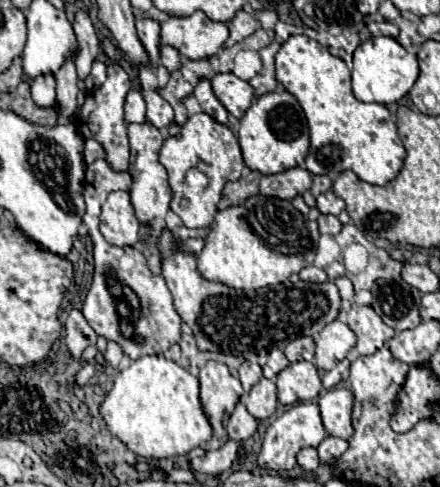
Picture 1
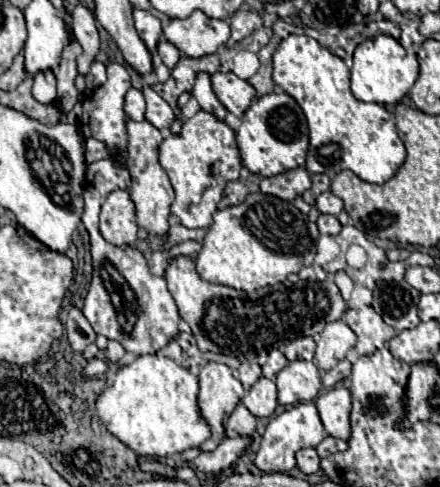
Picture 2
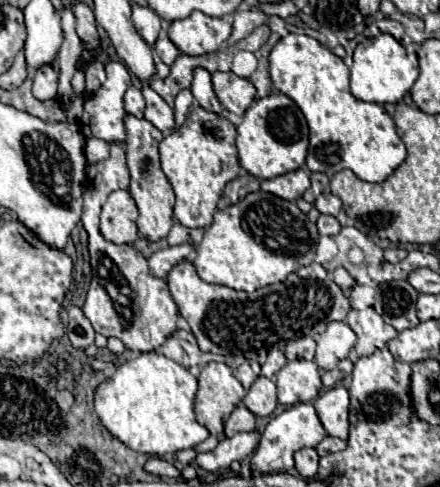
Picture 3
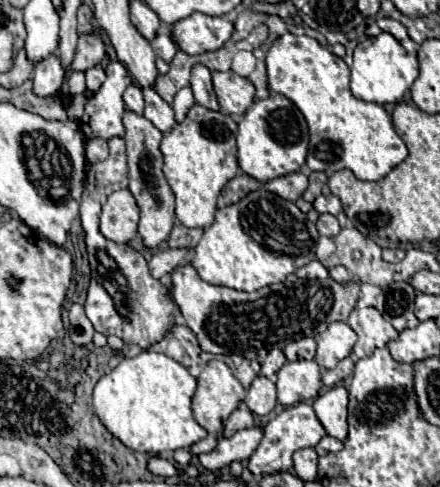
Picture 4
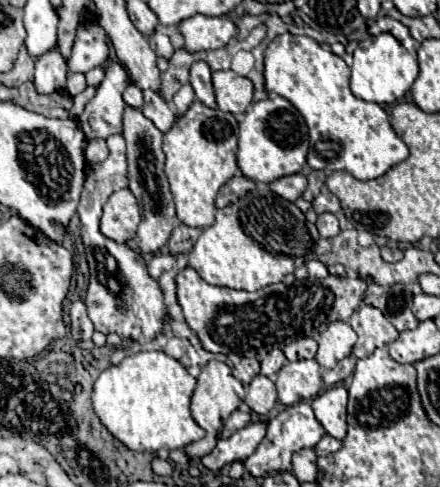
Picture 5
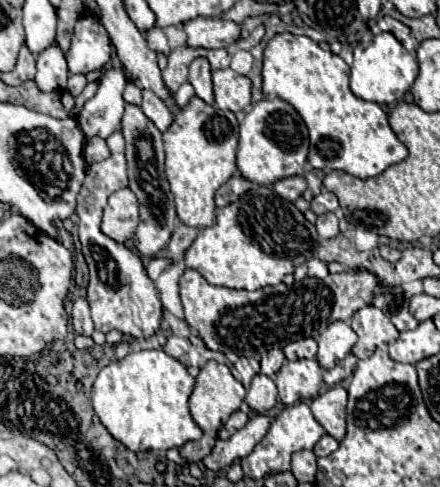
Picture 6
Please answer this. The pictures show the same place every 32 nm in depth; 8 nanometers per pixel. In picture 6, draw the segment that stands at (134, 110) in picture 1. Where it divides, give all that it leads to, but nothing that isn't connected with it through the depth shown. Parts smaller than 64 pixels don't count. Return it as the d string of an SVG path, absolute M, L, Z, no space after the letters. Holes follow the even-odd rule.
M128 82L126 90L124 90L124 100L126 100L128 104L136 104L136 106L140 106L140 100L142 100L142 90L140 90L138 86L134 86L132 82Z

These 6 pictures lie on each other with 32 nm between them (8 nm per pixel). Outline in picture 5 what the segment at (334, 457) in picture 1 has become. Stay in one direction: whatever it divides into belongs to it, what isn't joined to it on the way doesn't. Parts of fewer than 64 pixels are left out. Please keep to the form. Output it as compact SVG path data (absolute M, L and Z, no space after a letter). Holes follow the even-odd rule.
M324 436L316 446L314 446L314 450L316 450L316 454L318 456L326 456L326 454L332 454L332 452L338 452L342 448L342 442L340 440L336 440L336 438L332 438L332 436Z

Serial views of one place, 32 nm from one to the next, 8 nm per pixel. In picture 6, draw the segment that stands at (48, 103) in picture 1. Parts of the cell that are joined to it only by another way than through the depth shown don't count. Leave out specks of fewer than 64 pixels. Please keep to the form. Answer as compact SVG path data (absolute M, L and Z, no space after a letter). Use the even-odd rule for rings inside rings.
M54 44L38 54L34 82L42 92L64 90L66 78L68 78L68 66L66 66L66 58L64 58L62 50L58 48L58 44Z

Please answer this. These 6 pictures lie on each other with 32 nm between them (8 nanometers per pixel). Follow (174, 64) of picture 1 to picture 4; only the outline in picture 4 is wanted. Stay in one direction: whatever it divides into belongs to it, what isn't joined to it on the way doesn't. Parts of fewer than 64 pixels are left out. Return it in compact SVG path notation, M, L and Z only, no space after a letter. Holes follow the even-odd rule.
M158 34L154 40L152 40L152 50L156 52L156 56L160 56L164 62L172 62L172 56L176 56L178 48L176 44L170 40L168 34Z

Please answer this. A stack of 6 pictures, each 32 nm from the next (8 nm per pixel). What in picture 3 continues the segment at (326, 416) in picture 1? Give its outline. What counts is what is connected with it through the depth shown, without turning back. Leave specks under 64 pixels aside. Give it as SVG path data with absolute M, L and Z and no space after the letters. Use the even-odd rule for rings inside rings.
M334 386L326 392L322 392L314 400L314 408L316 408L318 418L330 436L348 440L350 400L348 400L348 390L344 386Z

